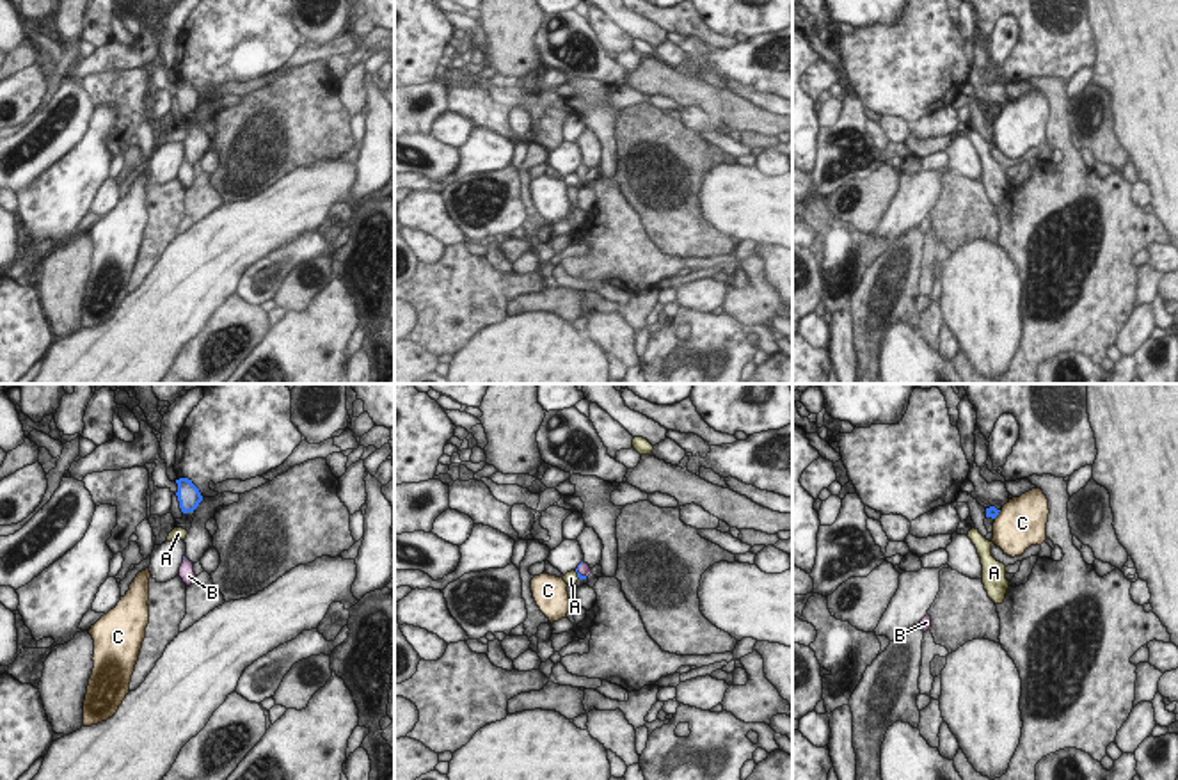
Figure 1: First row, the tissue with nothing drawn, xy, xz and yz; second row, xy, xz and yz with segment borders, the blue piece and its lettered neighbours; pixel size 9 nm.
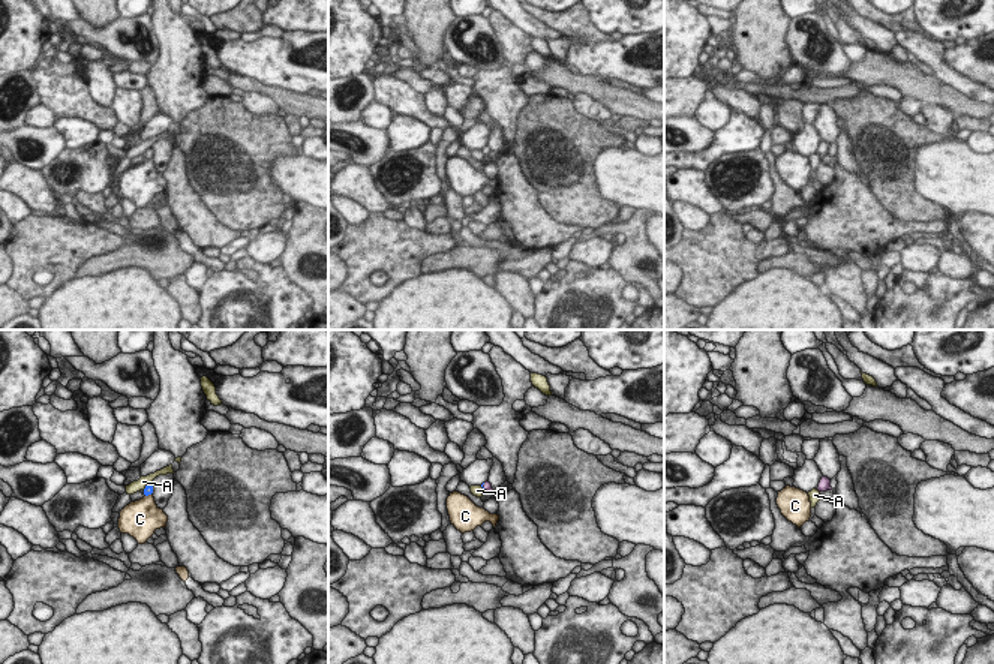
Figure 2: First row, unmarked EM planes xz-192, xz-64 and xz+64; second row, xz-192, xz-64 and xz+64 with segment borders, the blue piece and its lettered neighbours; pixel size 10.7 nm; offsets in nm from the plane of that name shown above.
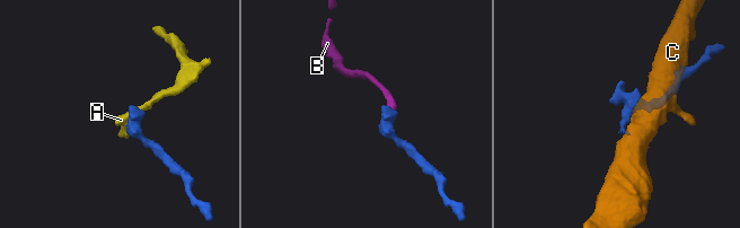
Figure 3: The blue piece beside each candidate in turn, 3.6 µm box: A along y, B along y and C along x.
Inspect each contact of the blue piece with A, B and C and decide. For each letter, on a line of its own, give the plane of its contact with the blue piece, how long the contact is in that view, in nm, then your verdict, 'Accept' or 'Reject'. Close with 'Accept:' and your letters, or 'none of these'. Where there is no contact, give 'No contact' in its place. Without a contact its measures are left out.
A: Touches blue in xz. Shared border 100 nm. Reject
B: Touches blue in xz. Shared border 150 nm. Accept
C: Touches blue in yz. Shared border 110 nm. Reject
Accept: B

